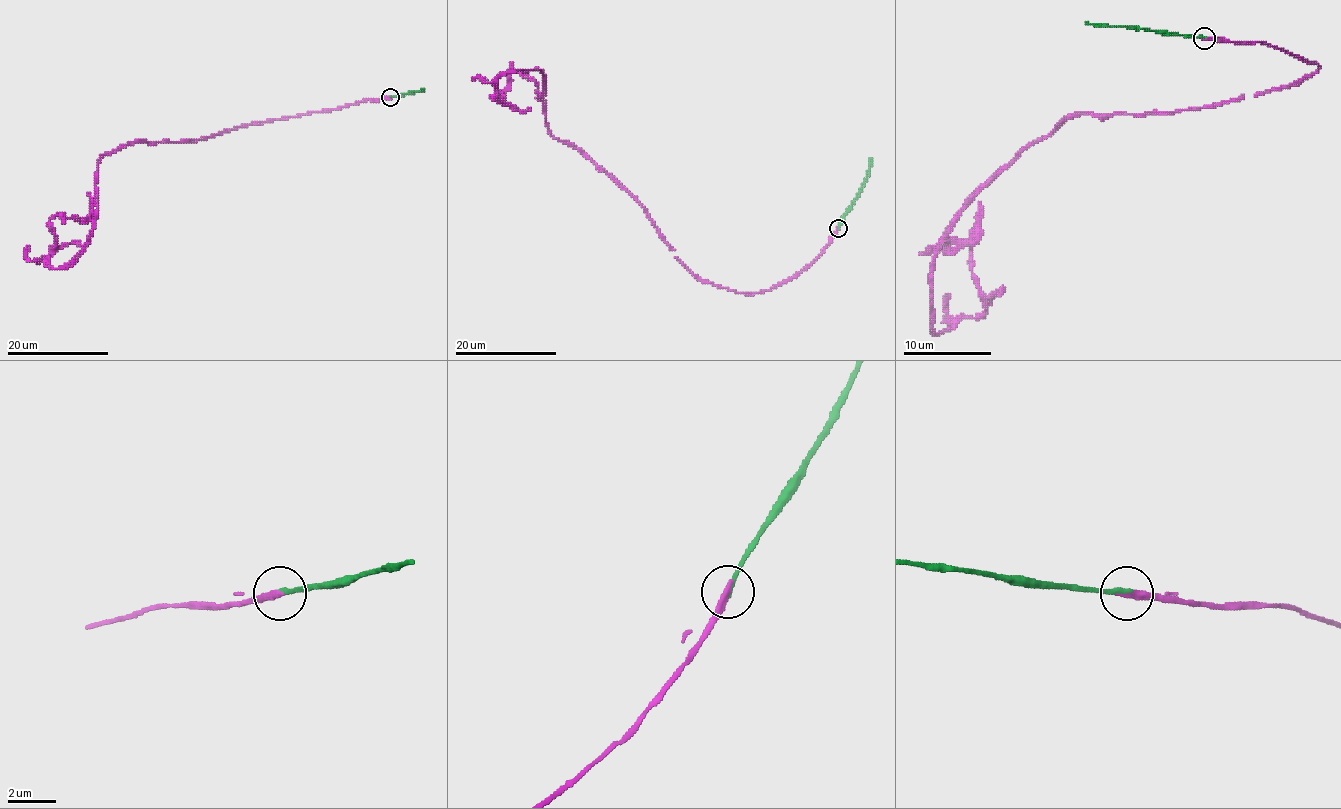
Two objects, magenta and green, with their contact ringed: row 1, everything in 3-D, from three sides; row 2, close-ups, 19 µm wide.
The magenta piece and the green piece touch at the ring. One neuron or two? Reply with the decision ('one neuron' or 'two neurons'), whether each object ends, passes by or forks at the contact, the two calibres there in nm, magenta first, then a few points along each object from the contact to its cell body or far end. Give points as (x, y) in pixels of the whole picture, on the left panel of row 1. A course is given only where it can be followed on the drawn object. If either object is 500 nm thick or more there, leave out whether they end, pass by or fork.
one neuron | magenta ends | green ends | 360/180 nm | magenta via (390, 97), (109, 151), (99, 159), (89, 242), (52, 268), (49, 221), (88, 218), (88, 192) | green via (390, 97), (423, 88)

